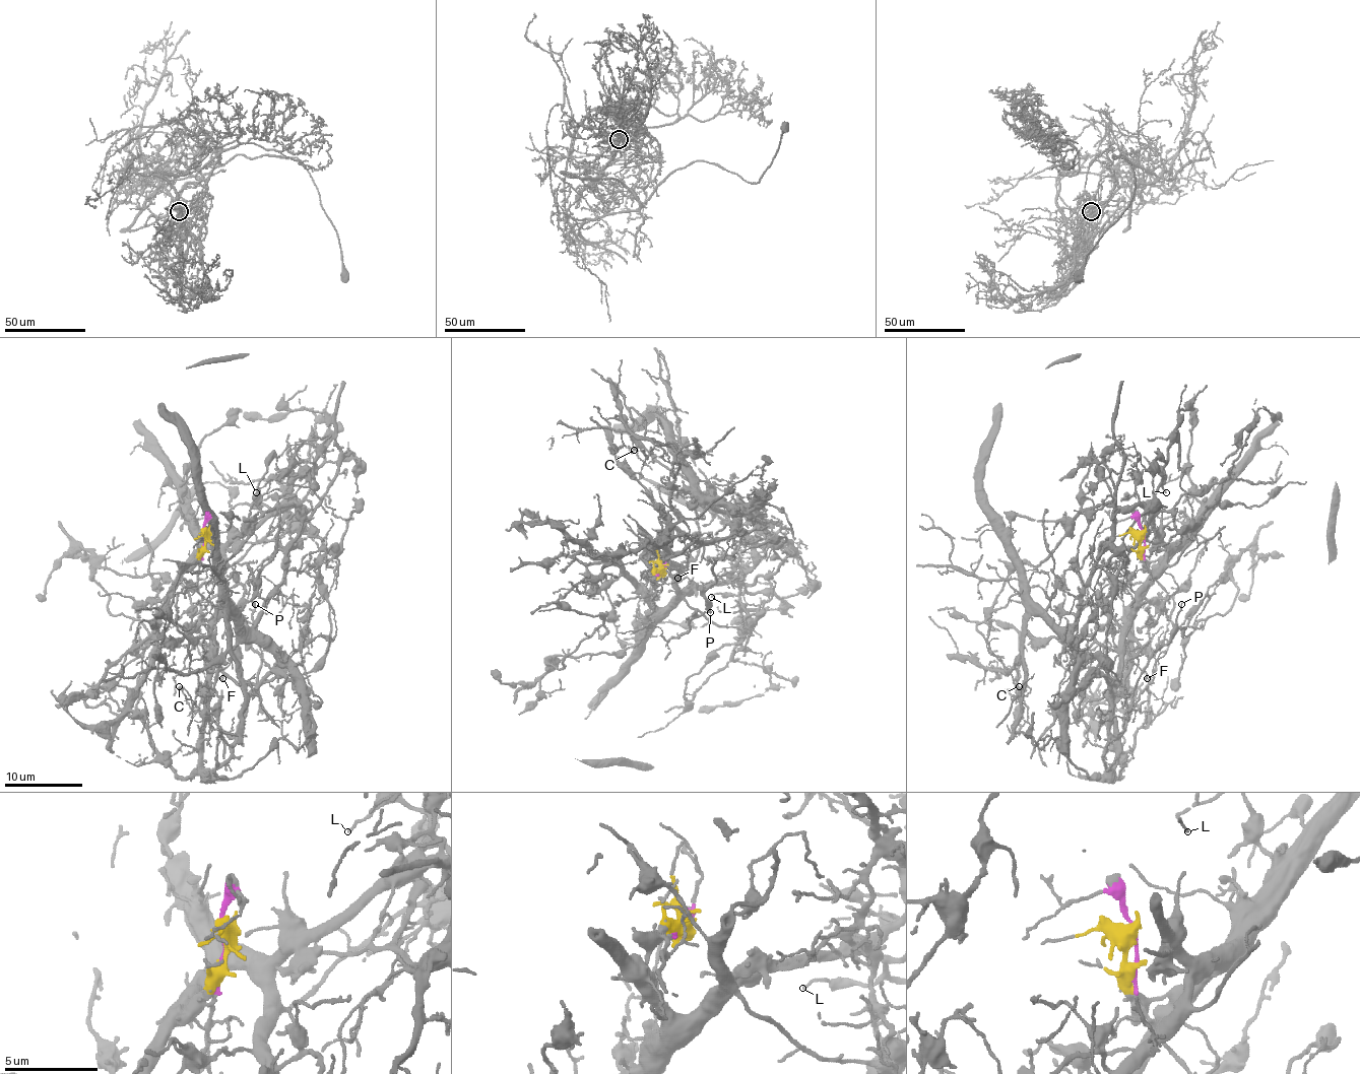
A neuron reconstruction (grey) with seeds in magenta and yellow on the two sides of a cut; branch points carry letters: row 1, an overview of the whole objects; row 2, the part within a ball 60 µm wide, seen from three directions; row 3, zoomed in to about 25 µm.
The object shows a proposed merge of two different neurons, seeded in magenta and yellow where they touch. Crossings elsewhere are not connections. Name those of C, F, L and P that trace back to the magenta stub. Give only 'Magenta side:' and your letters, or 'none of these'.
Magenta side: C, F, P

